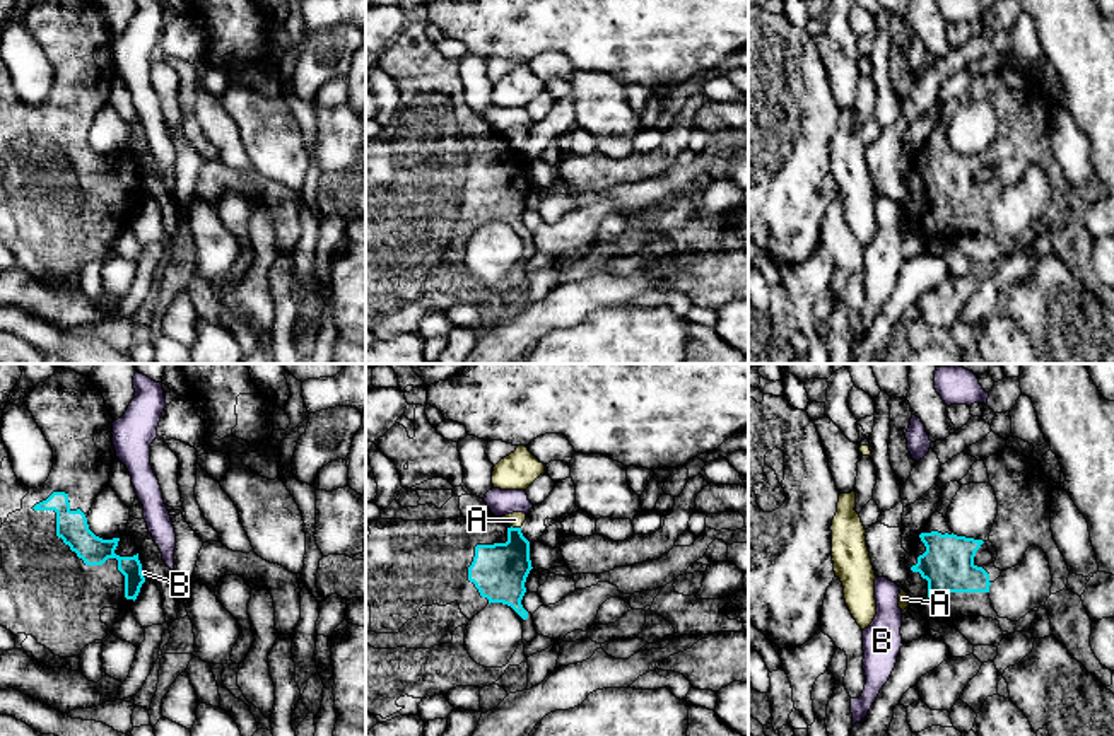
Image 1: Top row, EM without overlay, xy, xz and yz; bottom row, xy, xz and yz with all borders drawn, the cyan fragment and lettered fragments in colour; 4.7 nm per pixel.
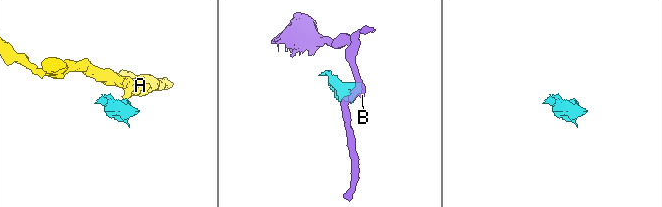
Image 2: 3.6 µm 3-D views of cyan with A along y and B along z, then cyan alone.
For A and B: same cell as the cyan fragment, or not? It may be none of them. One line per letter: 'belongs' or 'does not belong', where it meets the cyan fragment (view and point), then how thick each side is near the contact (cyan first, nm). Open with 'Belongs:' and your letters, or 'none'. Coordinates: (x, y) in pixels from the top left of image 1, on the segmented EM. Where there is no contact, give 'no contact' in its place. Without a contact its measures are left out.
Belongs: none
A: does not belong; meets cyan in xz at (516, 528); 260 nm thick on the cyan side, 70 nm on the other
B: does not belong; meets cyan in xy at (140, 571); 140 nm thick on the cyan side, 20 nm on the other

